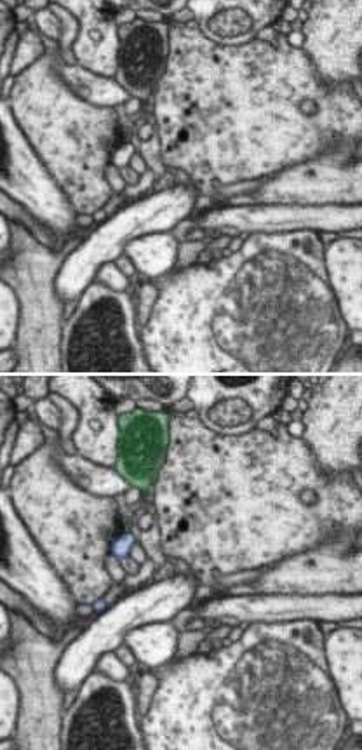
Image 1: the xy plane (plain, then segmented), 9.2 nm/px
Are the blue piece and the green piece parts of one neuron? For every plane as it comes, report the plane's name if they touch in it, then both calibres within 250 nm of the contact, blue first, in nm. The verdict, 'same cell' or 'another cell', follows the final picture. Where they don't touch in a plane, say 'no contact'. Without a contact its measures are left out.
no contact

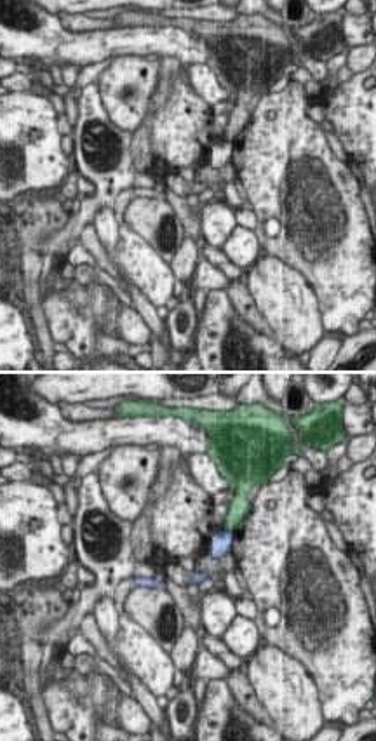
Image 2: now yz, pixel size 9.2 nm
yz | 190/180 nm

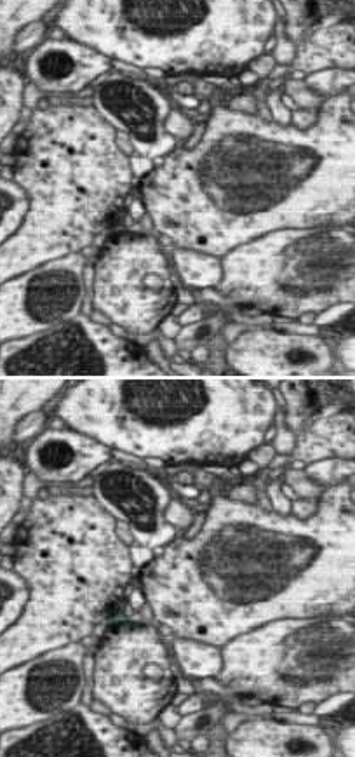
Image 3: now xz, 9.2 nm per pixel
no contact

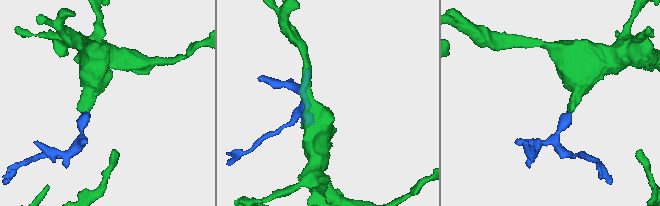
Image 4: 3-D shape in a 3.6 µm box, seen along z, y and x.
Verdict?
another cell

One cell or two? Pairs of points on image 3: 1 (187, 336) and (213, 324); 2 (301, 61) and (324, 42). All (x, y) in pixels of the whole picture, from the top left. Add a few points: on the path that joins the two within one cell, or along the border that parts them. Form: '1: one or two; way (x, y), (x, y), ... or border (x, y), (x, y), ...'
1: one; way (194, 334), (206, 328)
2: one; way (307, 60), (319, 47)

